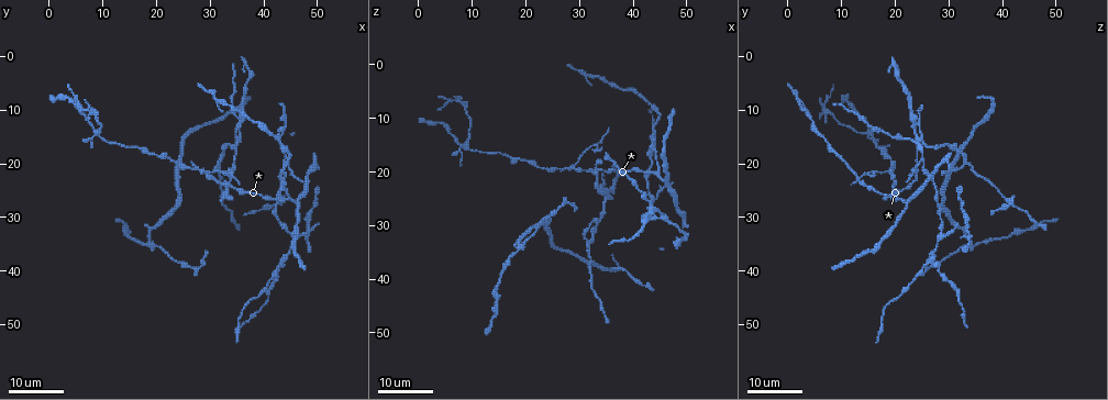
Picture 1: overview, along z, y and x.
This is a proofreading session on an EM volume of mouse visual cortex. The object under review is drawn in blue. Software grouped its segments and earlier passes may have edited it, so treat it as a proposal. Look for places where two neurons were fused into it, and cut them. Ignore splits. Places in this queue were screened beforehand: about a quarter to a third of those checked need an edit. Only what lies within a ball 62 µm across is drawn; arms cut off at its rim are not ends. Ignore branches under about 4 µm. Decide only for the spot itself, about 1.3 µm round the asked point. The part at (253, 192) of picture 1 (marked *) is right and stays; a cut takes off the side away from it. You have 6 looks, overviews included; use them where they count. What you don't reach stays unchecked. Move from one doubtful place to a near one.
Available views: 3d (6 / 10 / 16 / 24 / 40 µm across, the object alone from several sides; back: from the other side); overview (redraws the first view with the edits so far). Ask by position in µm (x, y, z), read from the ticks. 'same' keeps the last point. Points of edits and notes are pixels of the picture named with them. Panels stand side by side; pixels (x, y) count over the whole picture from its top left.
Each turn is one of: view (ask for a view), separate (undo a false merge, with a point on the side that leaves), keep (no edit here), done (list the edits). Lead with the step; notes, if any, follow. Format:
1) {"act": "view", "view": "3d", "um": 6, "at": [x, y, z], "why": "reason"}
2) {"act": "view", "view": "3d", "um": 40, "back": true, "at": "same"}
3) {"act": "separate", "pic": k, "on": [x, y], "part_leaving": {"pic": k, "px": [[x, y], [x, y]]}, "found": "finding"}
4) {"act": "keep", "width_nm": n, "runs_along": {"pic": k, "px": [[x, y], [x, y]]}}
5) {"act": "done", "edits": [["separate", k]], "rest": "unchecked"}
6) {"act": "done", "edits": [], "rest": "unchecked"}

{"act": "view", "view": "3d", "um": 24, "at": [7.5, 10.0, 6.5]}

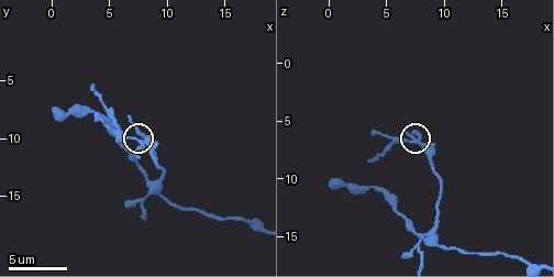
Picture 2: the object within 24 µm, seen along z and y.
{"act": "view", "view": "3d", "um": 10, "at": [7.4, 10.0, 7.0], "why": "closer look"}

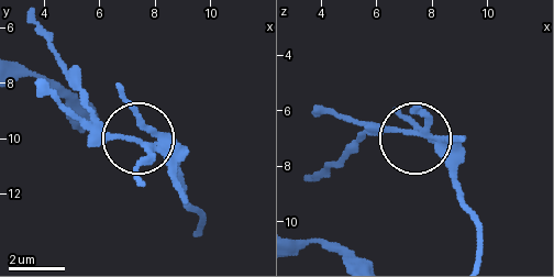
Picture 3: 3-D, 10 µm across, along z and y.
{"act": "keep", "arms": 4, "found": "all the same neuron"}

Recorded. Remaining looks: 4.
{"act": "view", "view": "3d", "um": 24, "at": [35.5, 12.0, 23.5], "why": "thin arm on a thick one"}

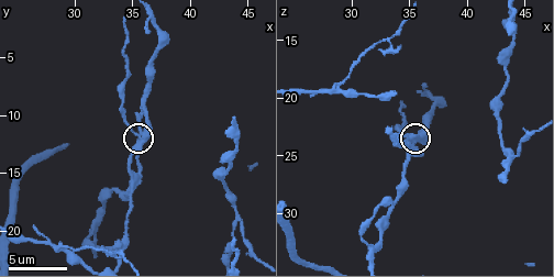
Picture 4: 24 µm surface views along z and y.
{"act": "view", "view": "3d", "um": 10, "at": [36.0, 11.8, 23.4]}

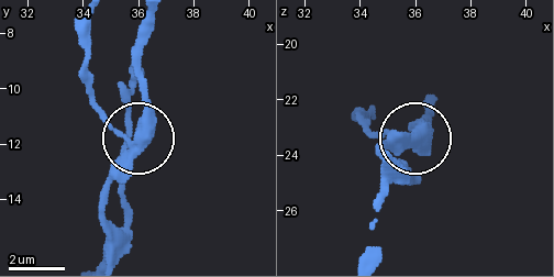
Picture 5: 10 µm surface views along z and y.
{"act": "separate", "pic": 5, "on": [107, 118], "side_arm_um": 13, "part_leaving": {"pic": 5, "px": [[130, 153], [88, 77], [88, 20]]}, "found": "two neurons meet here"}

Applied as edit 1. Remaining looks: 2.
{"act": "done", "edits": [["separate", 5]], "rest": "unchecked"}

